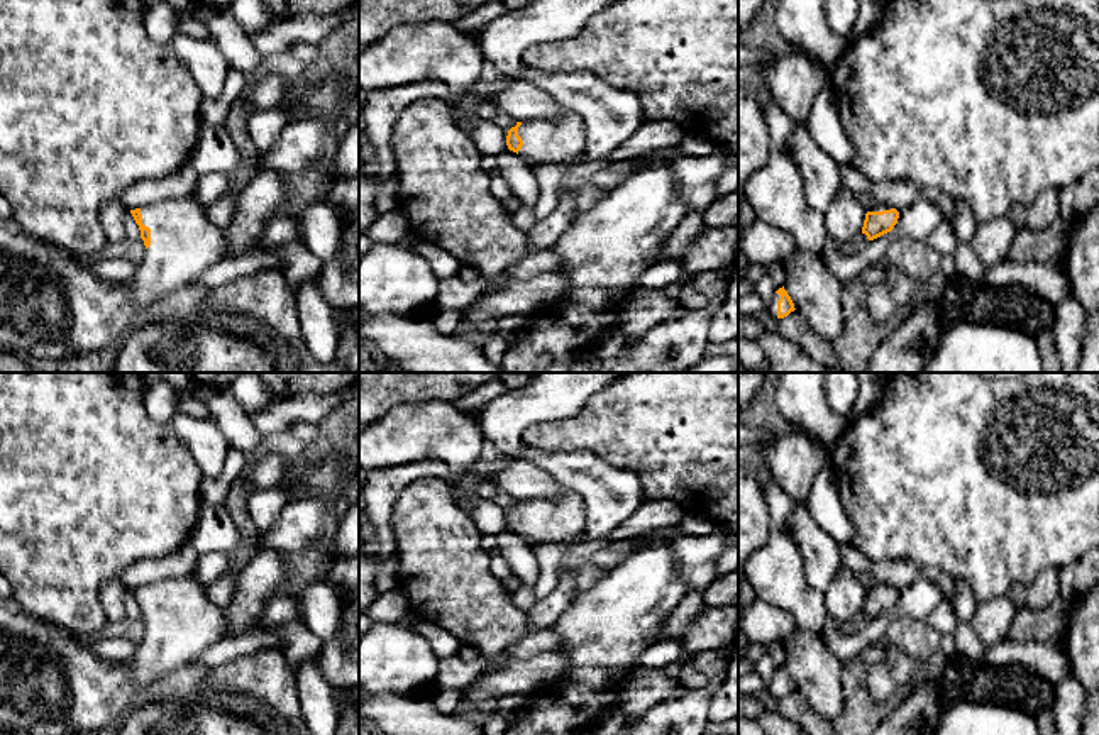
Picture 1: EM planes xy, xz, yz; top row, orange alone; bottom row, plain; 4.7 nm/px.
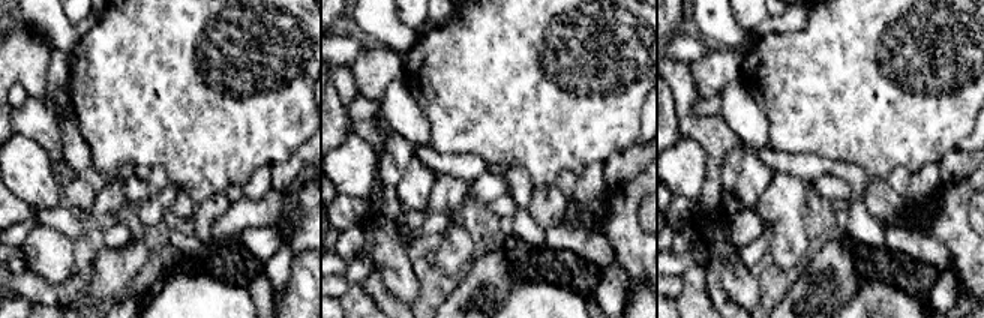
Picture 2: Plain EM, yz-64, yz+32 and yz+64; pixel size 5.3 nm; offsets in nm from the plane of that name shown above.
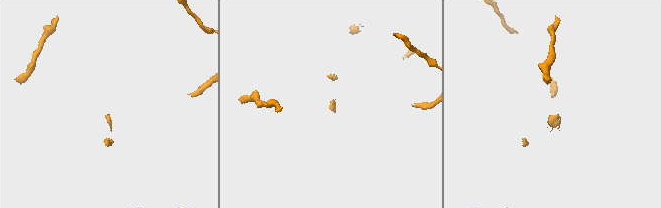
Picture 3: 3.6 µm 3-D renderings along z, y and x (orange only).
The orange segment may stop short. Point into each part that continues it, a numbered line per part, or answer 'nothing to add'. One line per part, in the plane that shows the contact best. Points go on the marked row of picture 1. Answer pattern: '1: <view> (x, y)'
1: xy (51, 307)

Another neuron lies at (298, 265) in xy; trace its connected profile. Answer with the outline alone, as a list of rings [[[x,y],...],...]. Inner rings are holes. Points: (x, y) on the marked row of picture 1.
[[[301,237],[283,246],[266,247],[266,251],[279,259],[279,271],[293,295],[322,269],[320,259],[307,247]]]

